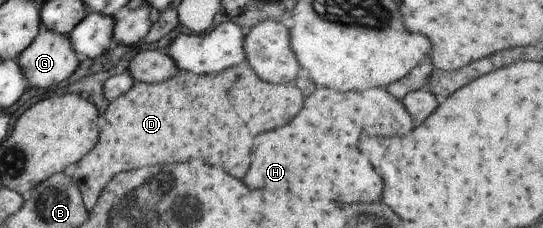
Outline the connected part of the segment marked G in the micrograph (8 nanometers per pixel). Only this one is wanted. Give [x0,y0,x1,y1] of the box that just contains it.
[17,24,80,88]

